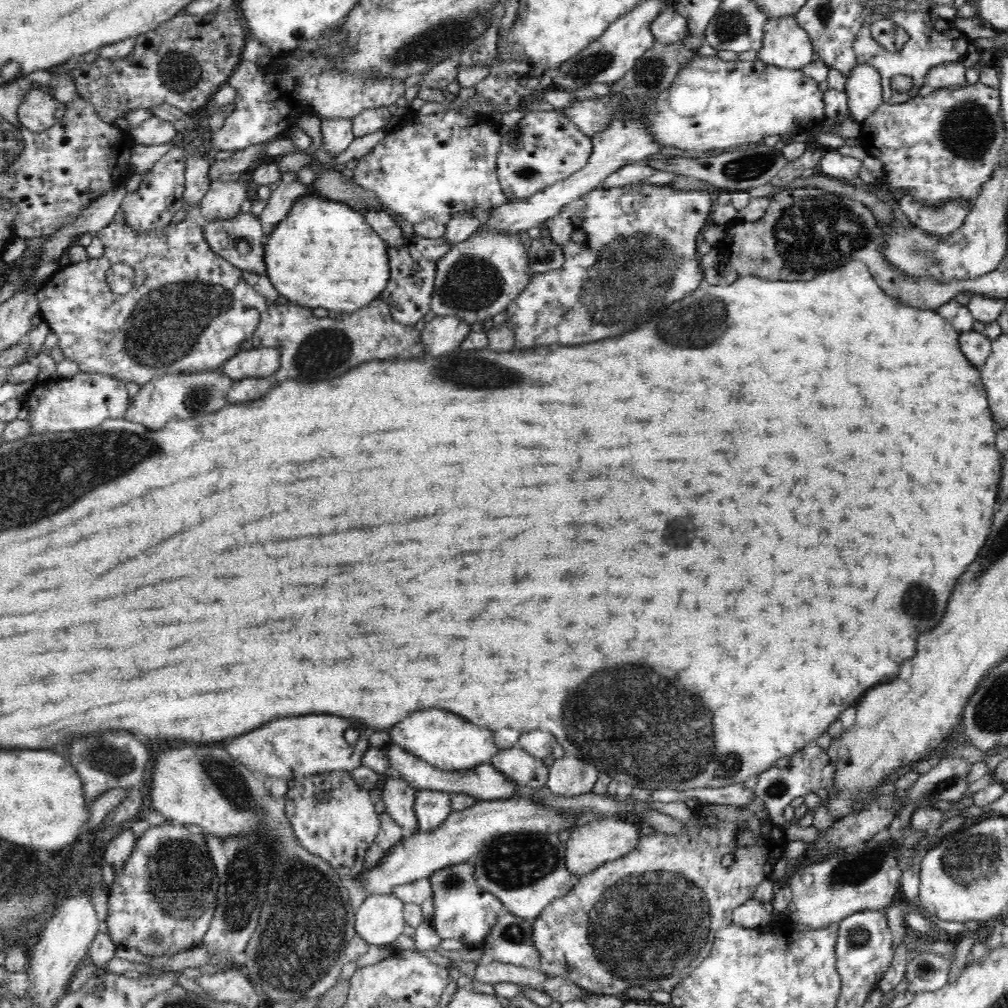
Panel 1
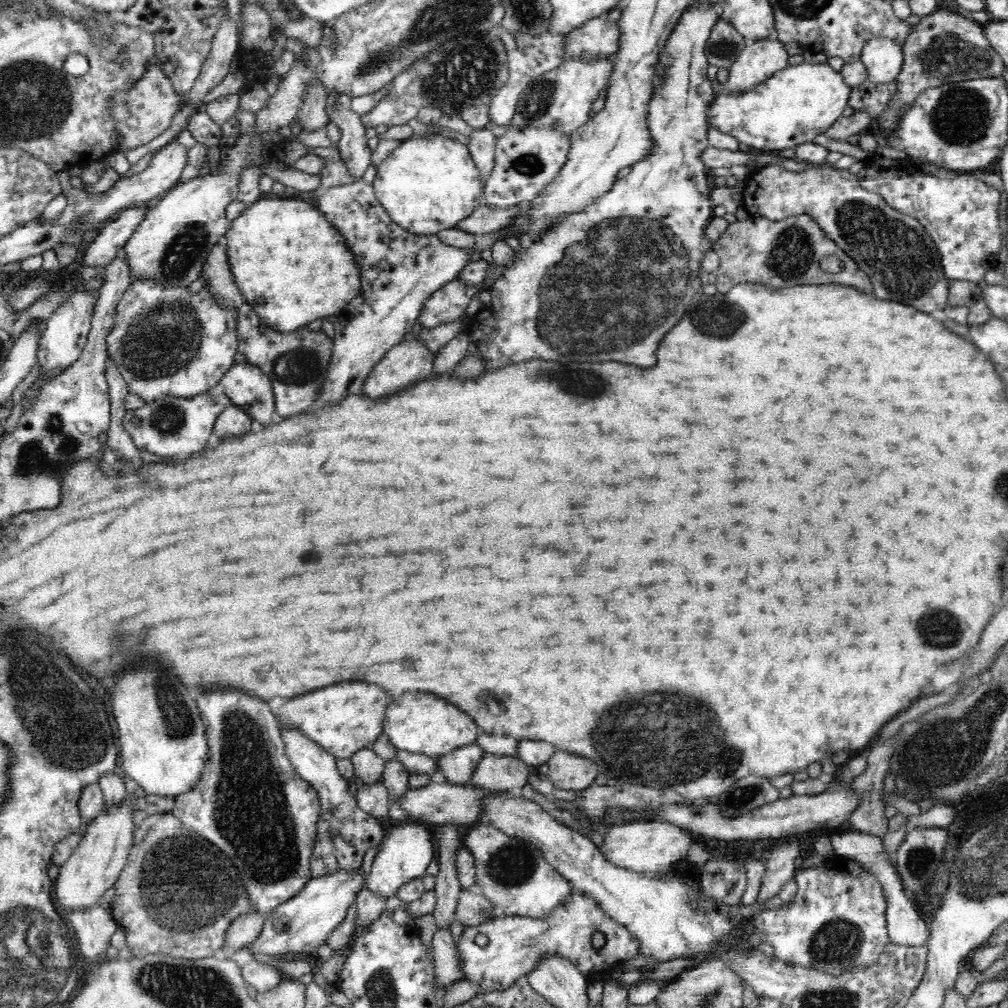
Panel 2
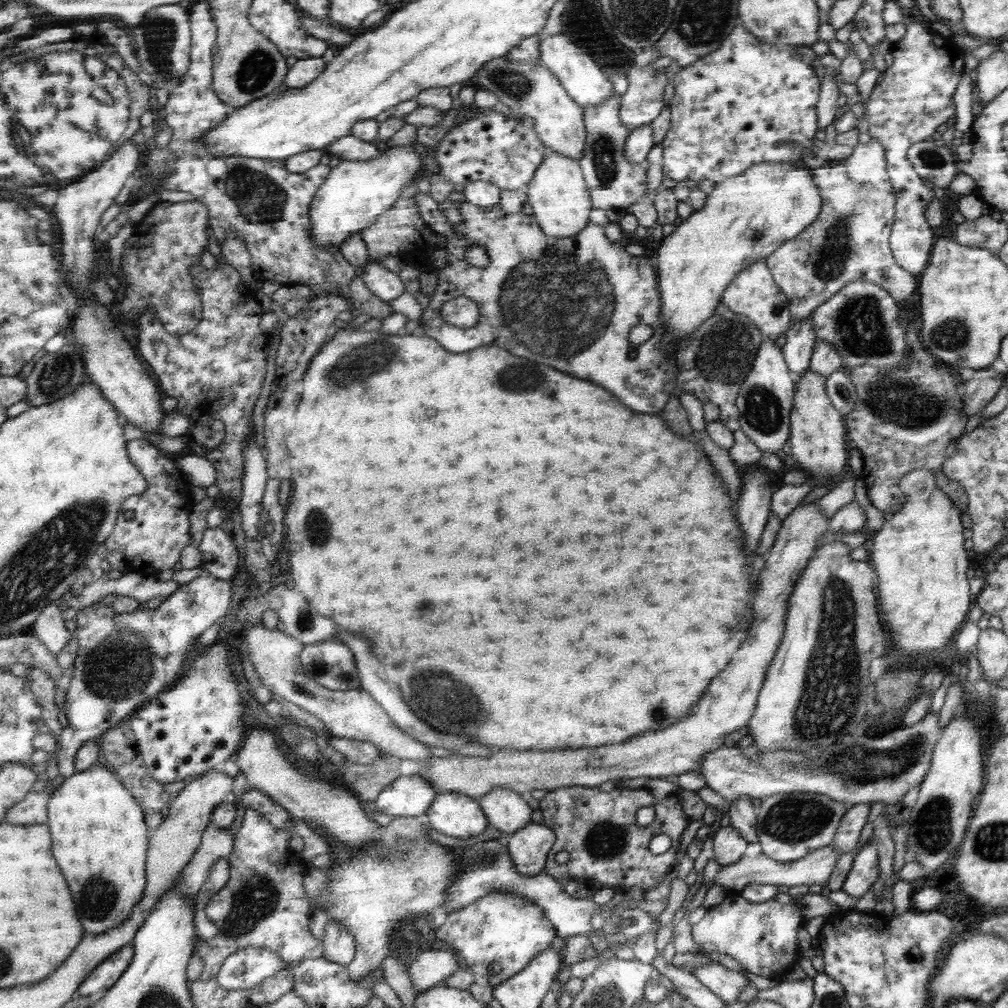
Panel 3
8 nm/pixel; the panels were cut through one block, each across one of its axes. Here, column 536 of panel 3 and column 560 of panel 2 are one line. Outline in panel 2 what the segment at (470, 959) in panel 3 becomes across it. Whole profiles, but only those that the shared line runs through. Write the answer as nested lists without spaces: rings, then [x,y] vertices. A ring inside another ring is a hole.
[[[574,890],[564,904],[554,908],[544,918],[502,916],[488,922],[486,926],[468,928],[458,946],[464,956],[464,970],[468,974],[468,980],[480,984],[482,988],[480,996],[510,988],[522,976],[534,974],[548,958],[568,960],[586,976],[588,982],[606,982],[604,978],[616,970],[622,970],[624,962],[644,956],[644,944],[636,932],[632,932],[626,924],[614,920],[602,908],[602,902],[596,902],[592,896]],[[596,934],[602,934],[606,938],[606,944],[600,950],[592,946],[592,936]]]

